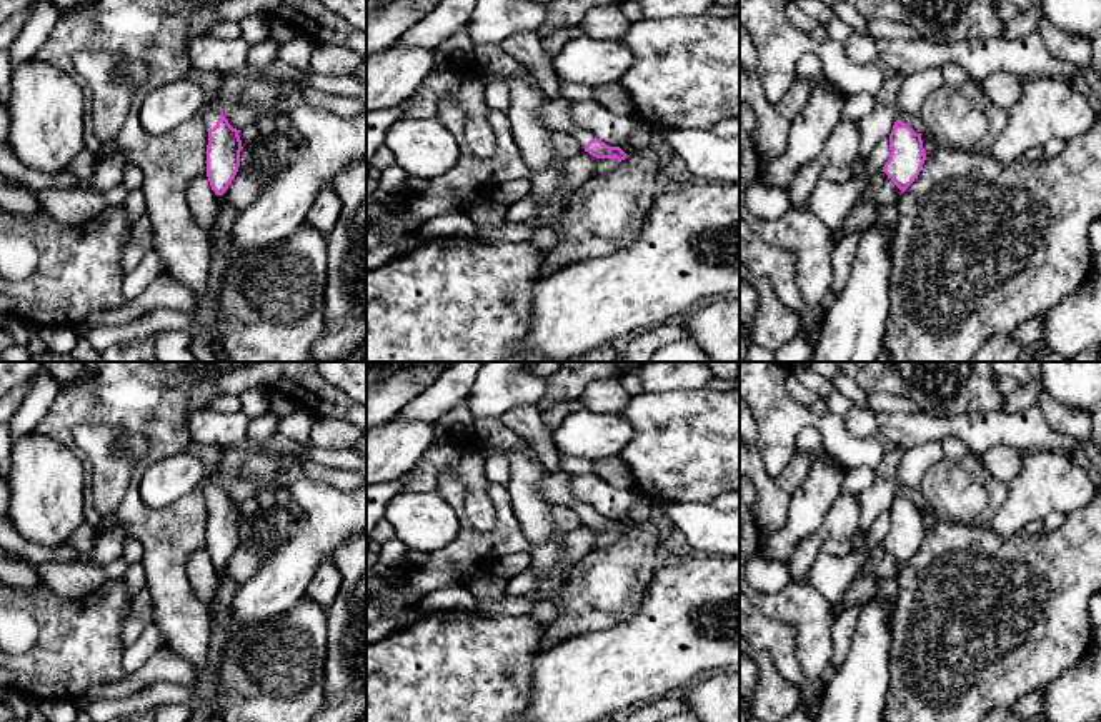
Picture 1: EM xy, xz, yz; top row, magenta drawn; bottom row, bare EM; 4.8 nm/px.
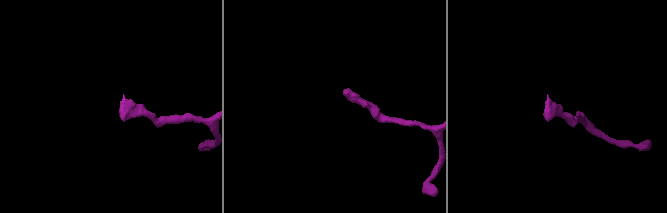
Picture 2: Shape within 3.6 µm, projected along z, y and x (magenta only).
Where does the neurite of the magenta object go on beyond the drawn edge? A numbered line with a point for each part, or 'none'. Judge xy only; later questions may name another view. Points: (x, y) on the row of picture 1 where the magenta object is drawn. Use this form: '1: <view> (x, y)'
1: xy (210, 114)

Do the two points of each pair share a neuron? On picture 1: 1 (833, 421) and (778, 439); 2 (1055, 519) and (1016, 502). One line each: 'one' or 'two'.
1: one
2: two

